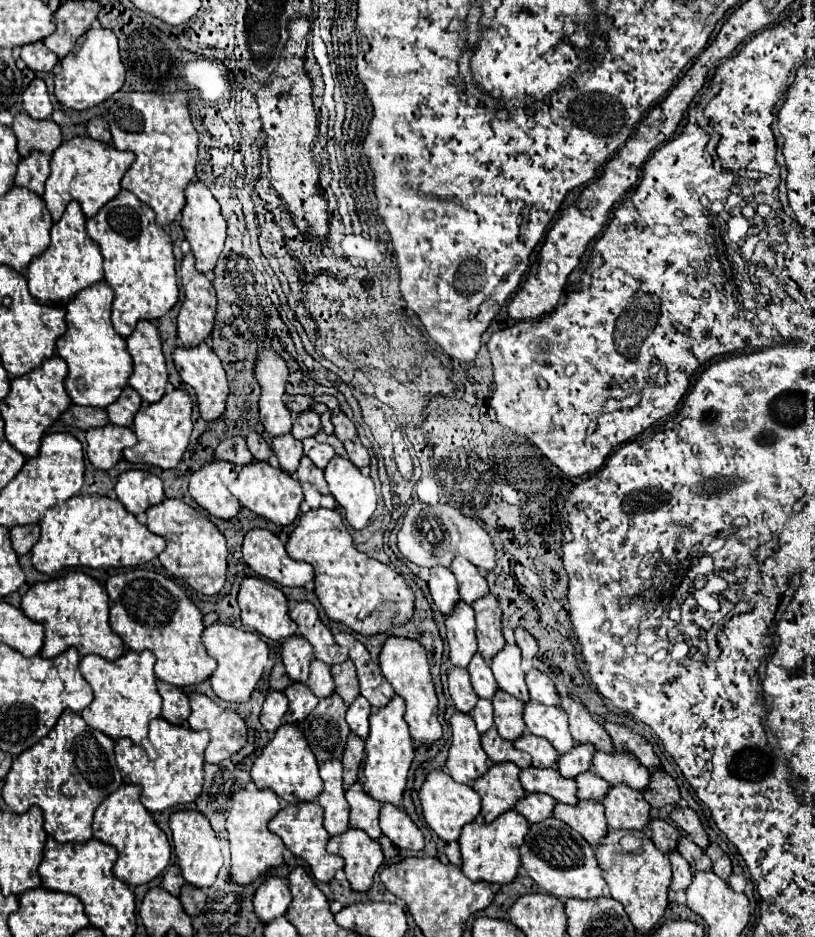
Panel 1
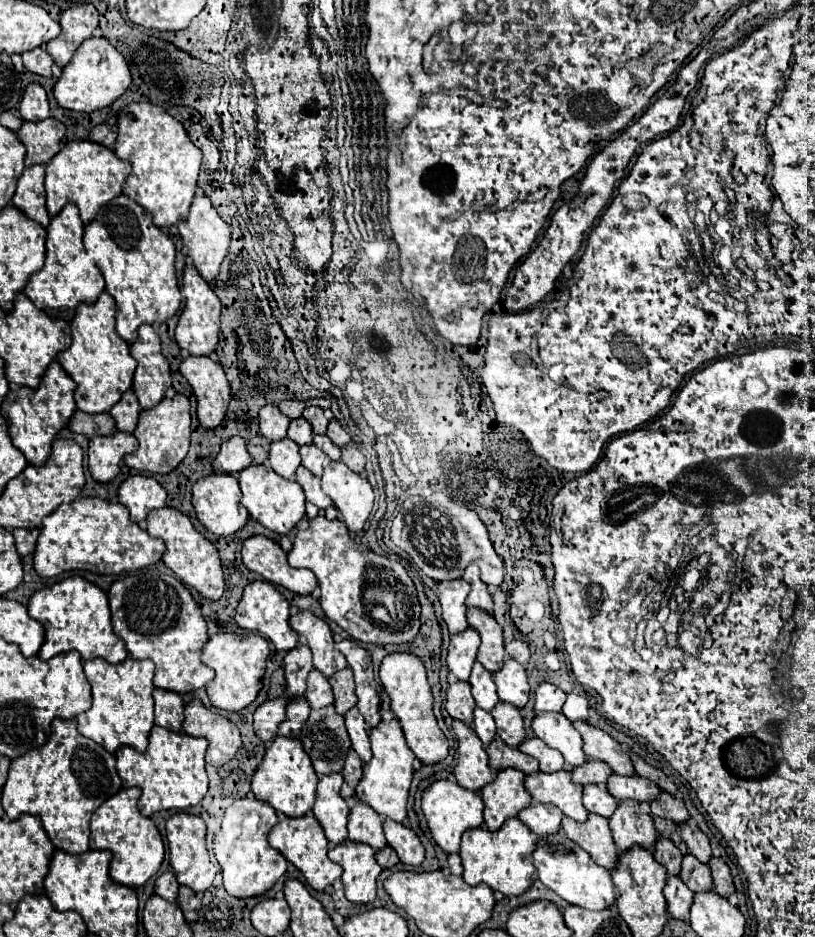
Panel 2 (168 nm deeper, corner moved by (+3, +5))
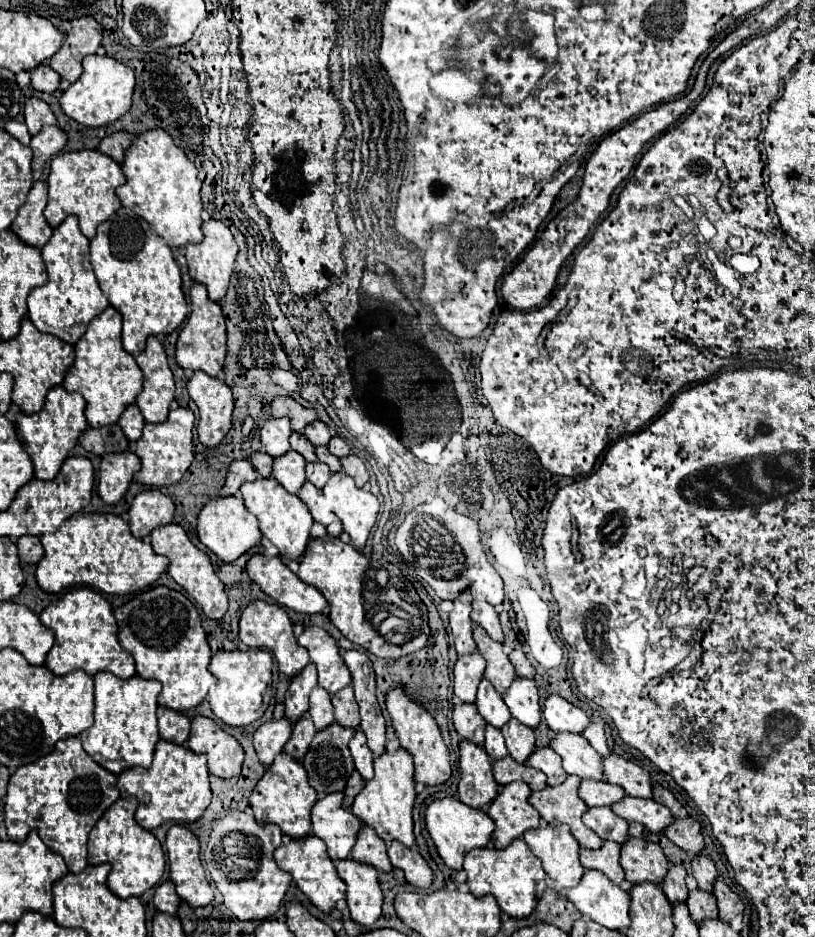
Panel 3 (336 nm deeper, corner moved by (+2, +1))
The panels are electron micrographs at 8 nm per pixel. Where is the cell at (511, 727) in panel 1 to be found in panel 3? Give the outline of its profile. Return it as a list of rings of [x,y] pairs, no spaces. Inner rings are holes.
[[[510,720],[502,730],[502,736],[506,738],[506,748],[508,754],[518,762],[524,764],[528,756],[534,752],[534,732],[526,726],[522,726],[518,720]]]

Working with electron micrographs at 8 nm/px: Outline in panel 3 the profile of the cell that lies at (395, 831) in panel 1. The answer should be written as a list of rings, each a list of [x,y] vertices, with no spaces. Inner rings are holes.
[[[392,842],[388,846],[388,858],[392,862],[394,868],[400,868],[406,874],[406,880],[410,884],[414,884],[420,890],[428,890],[434,876],[432,870],[428,868],[426,860],[420,856],[418,848],[406,848],[406,846],[398,846],[398,842]]]

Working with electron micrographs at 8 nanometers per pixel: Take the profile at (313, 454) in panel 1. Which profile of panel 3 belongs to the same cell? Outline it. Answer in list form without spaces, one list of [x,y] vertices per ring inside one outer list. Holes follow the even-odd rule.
[[[322,462],[306,464],[306,480],[310,484],[314,484],[316,488],[324,488],[328,478],[330,478],[330,470],[328,470],[326,464],[322,464]]]

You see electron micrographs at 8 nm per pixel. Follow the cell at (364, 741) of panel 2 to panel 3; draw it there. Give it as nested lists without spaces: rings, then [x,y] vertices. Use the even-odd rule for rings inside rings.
[[[356,730],[354,738],[350,740],[348,746],[350,746],[350,754],[352,754],[352,760],[354,760],[354,766],[360,772],[360,776],[364,778],[364,782],[372,780],[372,776],[374,776],[374,770],[372,770],[374,756],[370,754],[370,748],[366,746],[364,734],[360,730]]]

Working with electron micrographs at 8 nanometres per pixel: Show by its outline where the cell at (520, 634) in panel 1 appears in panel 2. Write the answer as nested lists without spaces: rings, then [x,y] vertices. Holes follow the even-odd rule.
[[[511,640],[505,644],[505,652],[515,658],[517,662],[521,662],[523,666],[527,666],[529,662],[529,646],[523,640]]]

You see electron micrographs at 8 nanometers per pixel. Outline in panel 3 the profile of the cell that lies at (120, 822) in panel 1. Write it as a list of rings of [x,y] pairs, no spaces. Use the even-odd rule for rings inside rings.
[[[116,800],[114,806],[96,822],[96,826],[90,830],[88,838],[88,862],[90,864],[102,864],[110,862],[112,870],[108,874],[108,888],[118,898],[130,898],[130,896],[142,896],[146,890],[150,890],[164,874],[164,852],[156,836],[148,830],[142,830],[136,820],[136,800]]]

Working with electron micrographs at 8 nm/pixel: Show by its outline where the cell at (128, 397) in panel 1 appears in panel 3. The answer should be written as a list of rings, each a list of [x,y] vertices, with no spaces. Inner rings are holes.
[[[136,404],[128,406],[128,408],[124,410],[124,414],[122,414],[122,418],[120,418],[118,424],[120,424],[120,428],[124,430],[126,438],[128,438],[130,442],[136,442],[136,440],[142,436],[142,428],[144,428],[144,418],[142,418],[138,406],[136,406]]]

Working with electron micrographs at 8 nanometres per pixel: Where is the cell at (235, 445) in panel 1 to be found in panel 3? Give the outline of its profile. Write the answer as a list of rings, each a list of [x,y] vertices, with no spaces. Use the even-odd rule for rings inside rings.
[[[234,460],[230,464],[226,484],[222,488],[222,496],[238,496],[240,486],[244,482],[254,482],[256,478],[258,478],[258,472],[252,468],[252,464],[248,460]]]

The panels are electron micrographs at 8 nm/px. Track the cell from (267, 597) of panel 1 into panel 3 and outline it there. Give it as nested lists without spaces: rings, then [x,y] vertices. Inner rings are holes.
[[[262,600],[250,602],[248,608],[240,616],[240,640],[250,648],[262,648],[262,650],[272,652],[278,662],[278,670],[290,678],[300,674],[302,668],[310,662],[306,650],[302,650],[302,646],[298,646],[298,642],[296,642],[292,622],[290,622],[286,610],[282,610],[276,604],[268,604]]]

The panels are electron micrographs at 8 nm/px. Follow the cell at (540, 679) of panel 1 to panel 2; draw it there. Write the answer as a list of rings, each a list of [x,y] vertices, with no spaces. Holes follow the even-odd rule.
[[[541,682],[535,690],[535,712],[561,712],[565,698],[567,694],[561,688]]]

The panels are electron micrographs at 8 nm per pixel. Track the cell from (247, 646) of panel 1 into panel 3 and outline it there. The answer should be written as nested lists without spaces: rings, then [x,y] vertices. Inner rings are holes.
[[[248,650],[248,652],[218,652],[212,656],[208,670],[218,678],[216,692],[208,694],[210,710],[228,726],[248,726],[264,716],[272,692],[270,690],[270,670],[272,656],[266,650]]]

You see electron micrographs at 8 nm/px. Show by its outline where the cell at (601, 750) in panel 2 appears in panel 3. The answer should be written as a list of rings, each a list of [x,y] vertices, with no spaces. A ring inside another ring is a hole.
[[[610,754],[608,758],[604,758],[604,780],[624,788],[628,796],[652,798],[650,774],[644,768],[624,760],[622,756]]]

